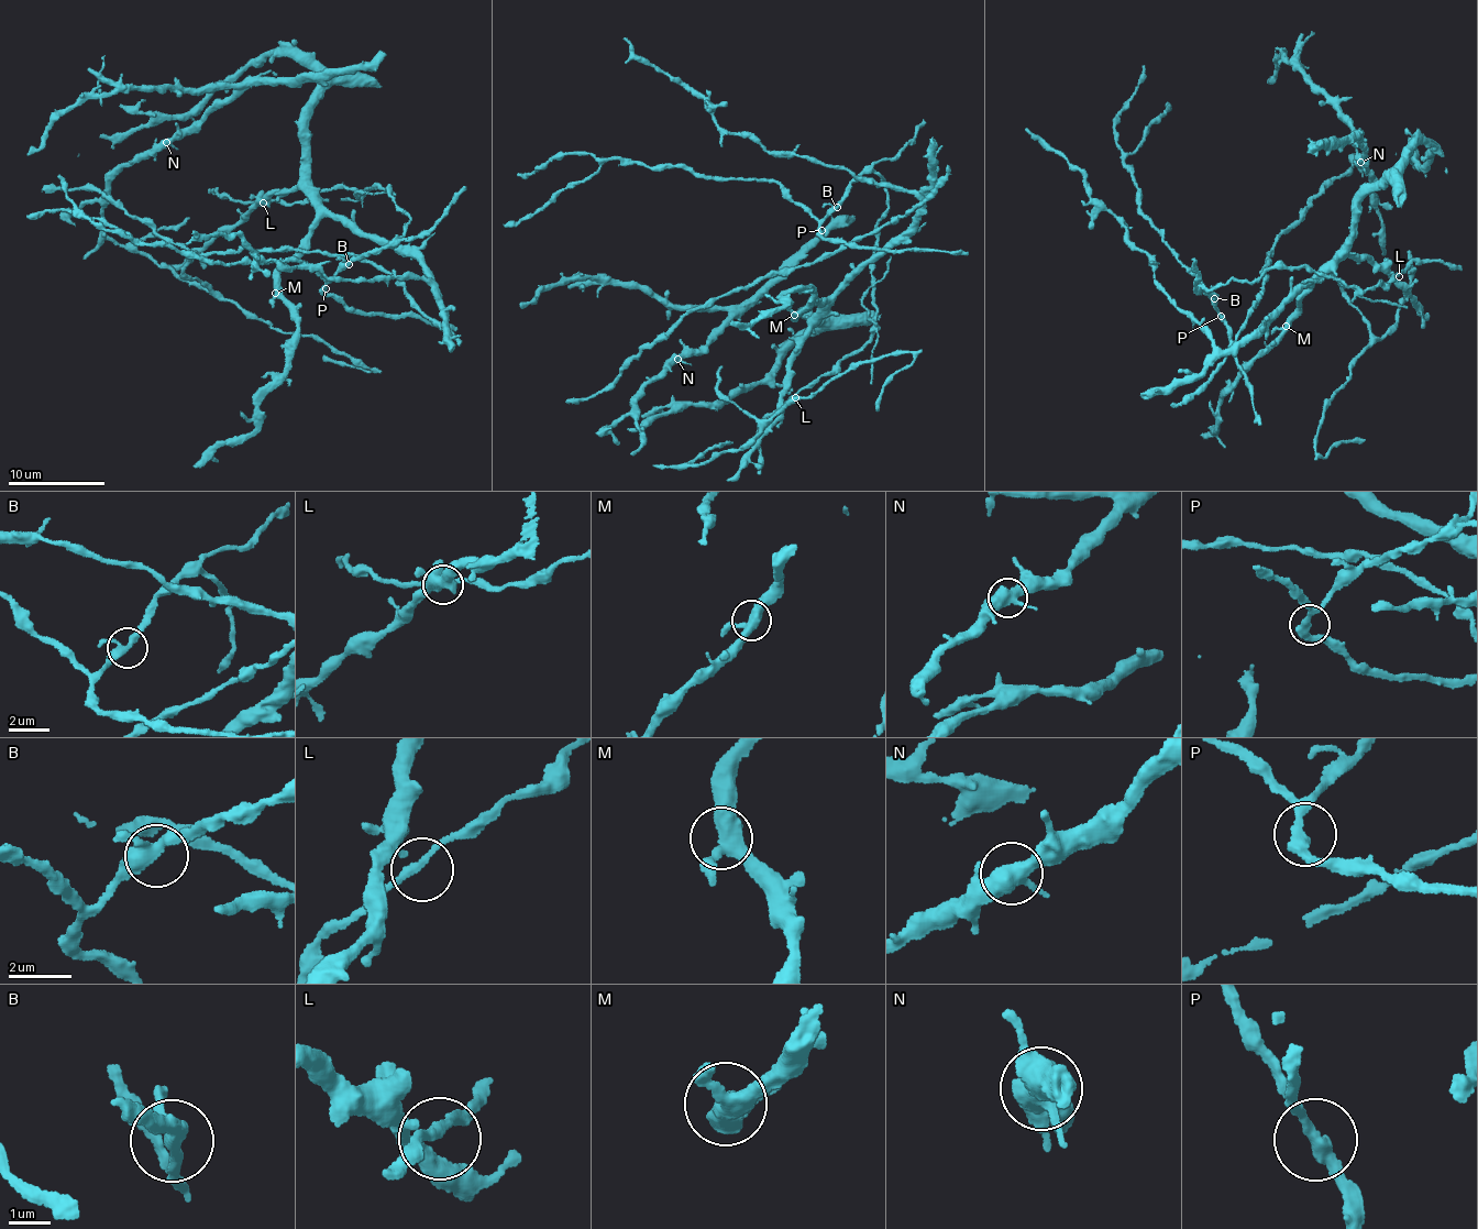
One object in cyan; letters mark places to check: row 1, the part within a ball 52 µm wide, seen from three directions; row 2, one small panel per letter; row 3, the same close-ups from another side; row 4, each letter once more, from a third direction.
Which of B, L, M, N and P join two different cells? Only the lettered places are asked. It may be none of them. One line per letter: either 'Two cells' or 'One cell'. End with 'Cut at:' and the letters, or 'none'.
B: One cell
L: One cell
M: One cell
N: One cell
P: One cell
Cut at: none

